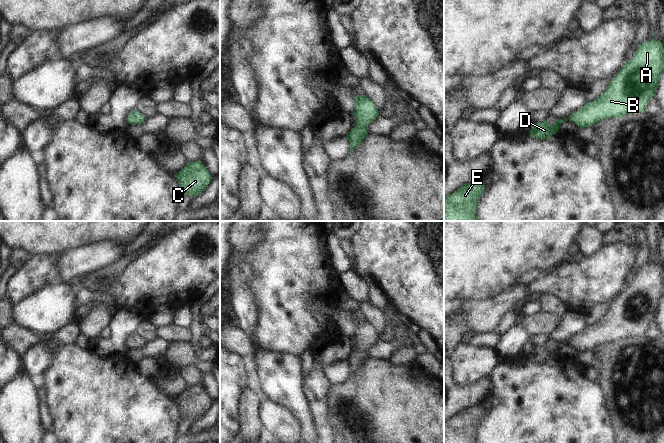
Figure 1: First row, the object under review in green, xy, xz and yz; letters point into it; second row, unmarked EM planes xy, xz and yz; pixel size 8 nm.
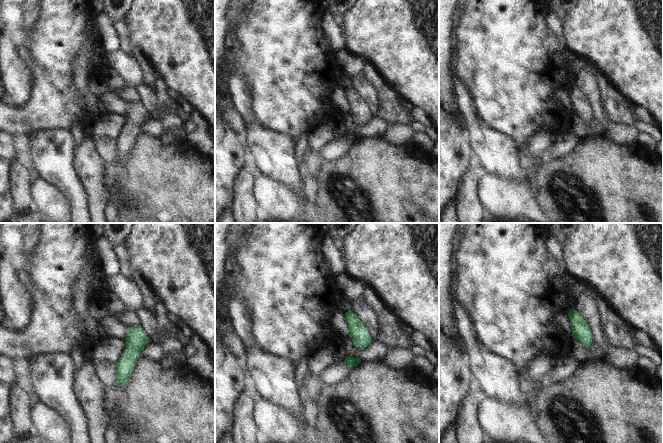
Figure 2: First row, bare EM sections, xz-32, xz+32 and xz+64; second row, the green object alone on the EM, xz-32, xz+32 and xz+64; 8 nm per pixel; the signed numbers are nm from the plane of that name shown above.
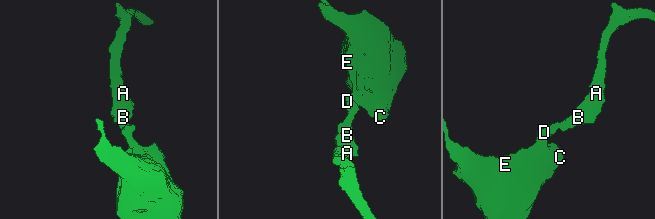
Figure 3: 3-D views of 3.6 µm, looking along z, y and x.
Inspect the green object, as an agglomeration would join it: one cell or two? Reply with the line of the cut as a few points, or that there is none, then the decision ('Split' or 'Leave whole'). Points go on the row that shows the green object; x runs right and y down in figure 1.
No split. Leave whole.

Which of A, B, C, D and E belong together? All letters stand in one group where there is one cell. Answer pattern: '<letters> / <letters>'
A B C D E

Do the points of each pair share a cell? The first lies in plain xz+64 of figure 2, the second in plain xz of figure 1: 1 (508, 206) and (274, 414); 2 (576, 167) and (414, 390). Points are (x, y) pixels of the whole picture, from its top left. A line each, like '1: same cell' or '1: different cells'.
1: same cell
2: same cell

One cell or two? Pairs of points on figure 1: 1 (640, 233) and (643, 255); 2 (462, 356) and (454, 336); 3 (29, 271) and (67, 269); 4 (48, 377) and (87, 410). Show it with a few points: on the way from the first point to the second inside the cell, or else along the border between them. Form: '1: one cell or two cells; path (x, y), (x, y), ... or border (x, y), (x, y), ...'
1: one cell; path (643, 238), (643, 250)
2: two cells; border (462, 340), (454, 349)
3: two cells; border (57, 255), (56, 267), (60, 280)
4: one cell; path (58, 385), (62, 385), (77, 400)

